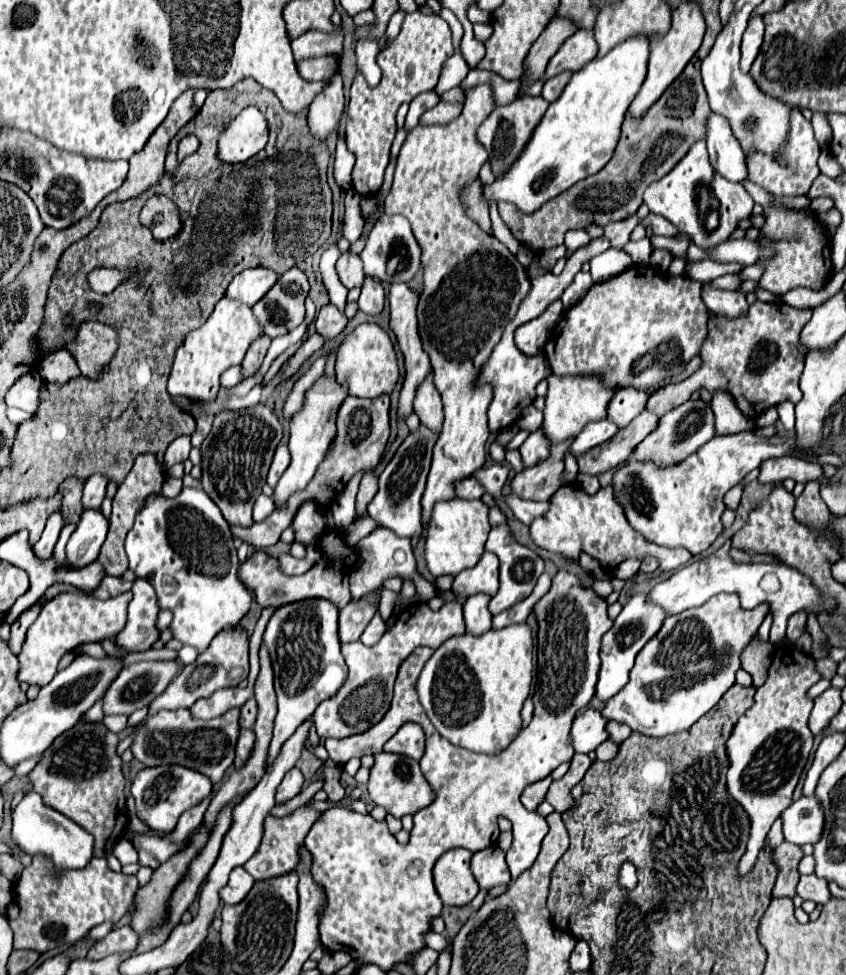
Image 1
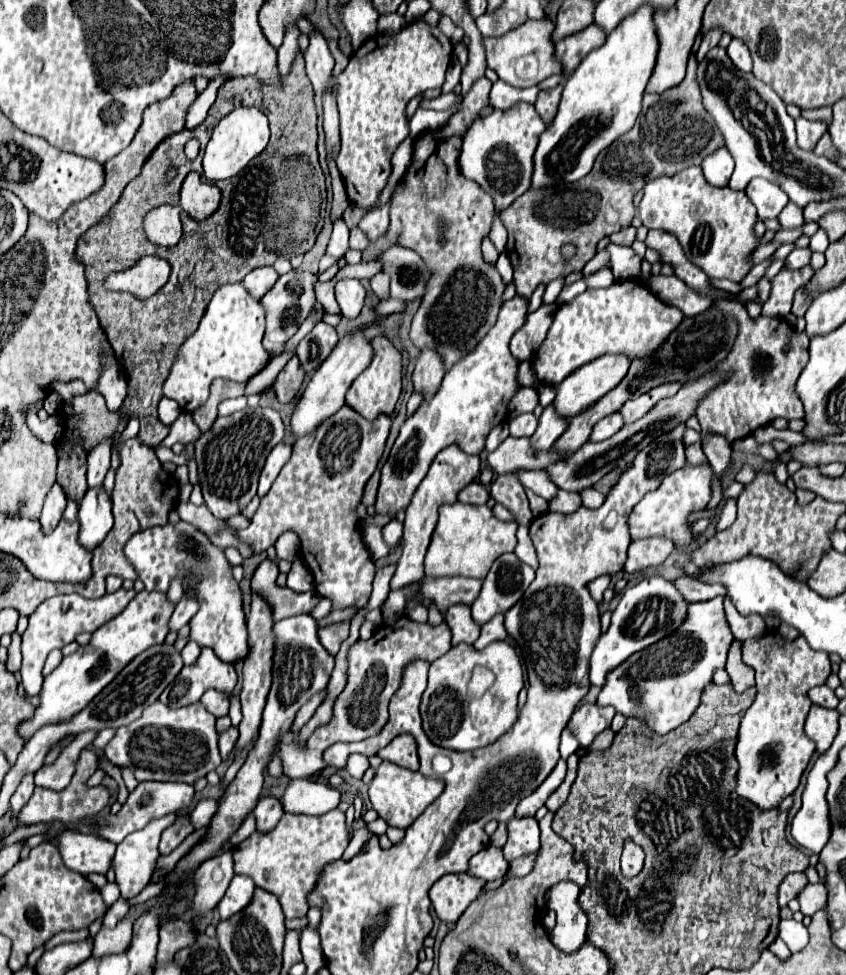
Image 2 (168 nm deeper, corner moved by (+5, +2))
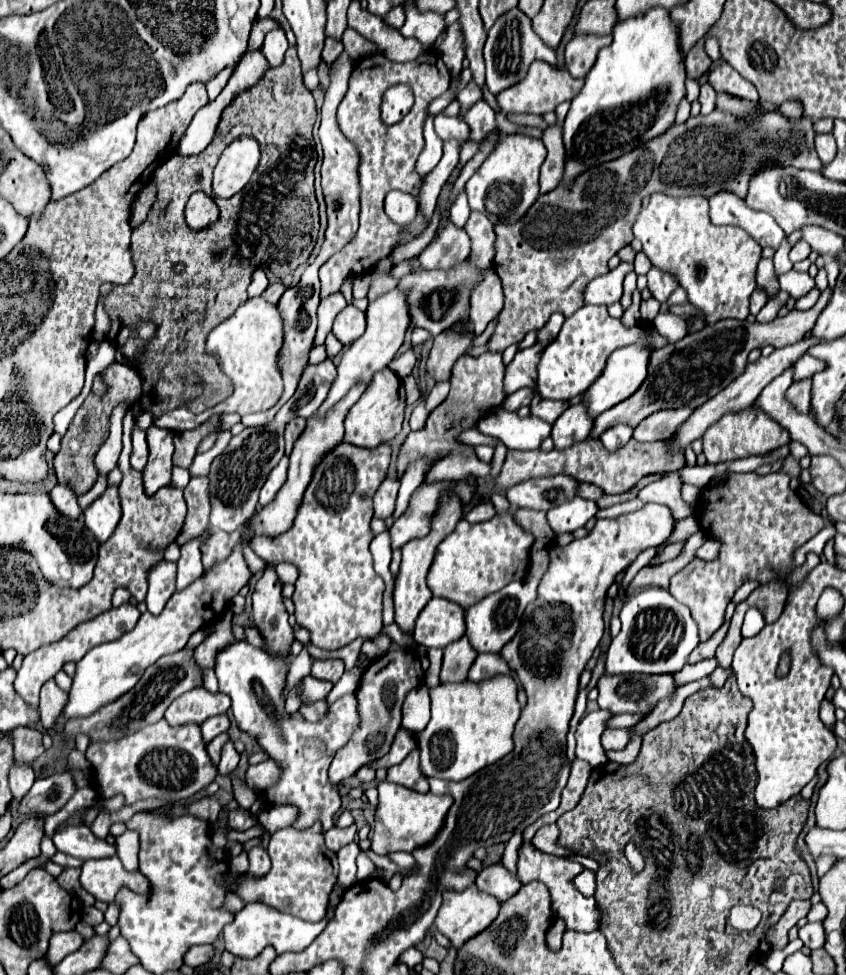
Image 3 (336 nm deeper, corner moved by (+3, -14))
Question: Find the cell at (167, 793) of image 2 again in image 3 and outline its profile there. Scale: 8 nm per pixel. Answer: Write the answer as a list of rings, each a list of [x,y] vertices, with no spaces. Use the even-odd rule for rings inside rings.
[[[60,826],[52,840],[60,852],[66,852],[80,860],[116,856],[116,842],[96,838],[88,826]]]

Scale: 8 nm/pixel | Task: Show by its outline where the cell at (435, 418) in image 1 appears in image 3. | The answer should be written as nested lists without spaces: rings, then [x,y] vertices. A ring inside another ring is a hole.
[[[448,332],[446,336],[438,334],[434,338],[434,346],[426,362],[426,372],[434,378],[434,382],[444,382],[450,378],[454,362],[464,354],[468,344],[470,344],[470,338],[460,336],[458,332]]]

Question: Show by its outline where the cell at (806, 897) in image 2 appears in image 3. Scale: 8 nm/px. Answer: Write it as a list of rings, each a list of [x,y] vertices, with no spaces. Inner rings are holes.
[[[808,922],[806,926],[802,926],[798,930],[800,934],[800,940],[810,948],[810,950],[816,950],[820,946],[824,946],[824,940],[826,940],[826,934],[824,934],[824,924],[822,922]]]

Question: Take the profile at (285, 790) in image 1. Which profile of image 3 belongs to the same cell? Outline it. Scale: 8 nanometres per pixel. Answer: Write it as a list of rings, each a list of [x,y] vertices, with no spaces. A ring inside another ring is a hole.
[[[256,844],[248,852],[248,858],[250,858],[250,870],[248,870],[250,876],[262,876],[270,870],[270,856],[268,856],[268,850],[264,846]]]

